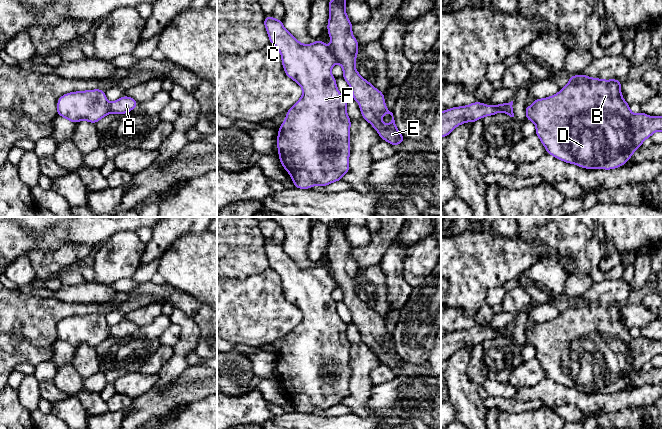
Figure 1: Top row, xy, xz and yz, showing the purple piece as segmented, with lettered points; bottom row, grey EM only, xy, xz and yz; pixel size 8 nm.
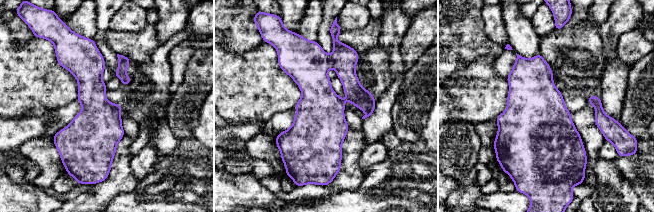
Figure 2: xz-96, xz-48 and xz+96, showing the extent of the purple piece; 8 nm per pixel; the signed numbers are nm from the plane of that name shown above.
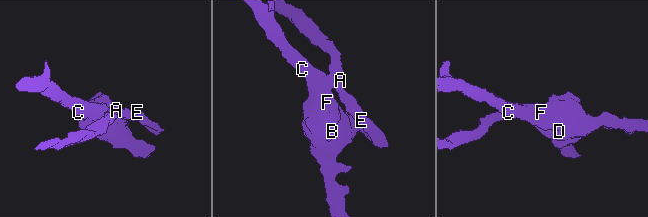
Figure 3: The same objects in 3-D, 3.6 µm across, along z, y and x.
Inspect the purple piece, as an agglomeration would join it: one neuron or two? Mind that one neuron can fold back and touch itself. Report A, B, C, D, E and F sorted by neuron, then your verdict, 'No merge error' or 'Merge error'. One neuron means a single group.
Groups: A E / B C D F. Merge error

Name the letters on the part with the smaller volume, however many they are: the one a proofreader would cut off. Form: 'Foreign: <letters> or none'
Foreign: A, E

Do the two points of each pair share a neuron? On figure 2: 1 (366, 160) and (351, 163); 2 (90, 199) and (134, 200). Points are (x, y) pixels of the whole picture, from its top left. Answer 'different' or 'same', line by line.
1: different
2: different

